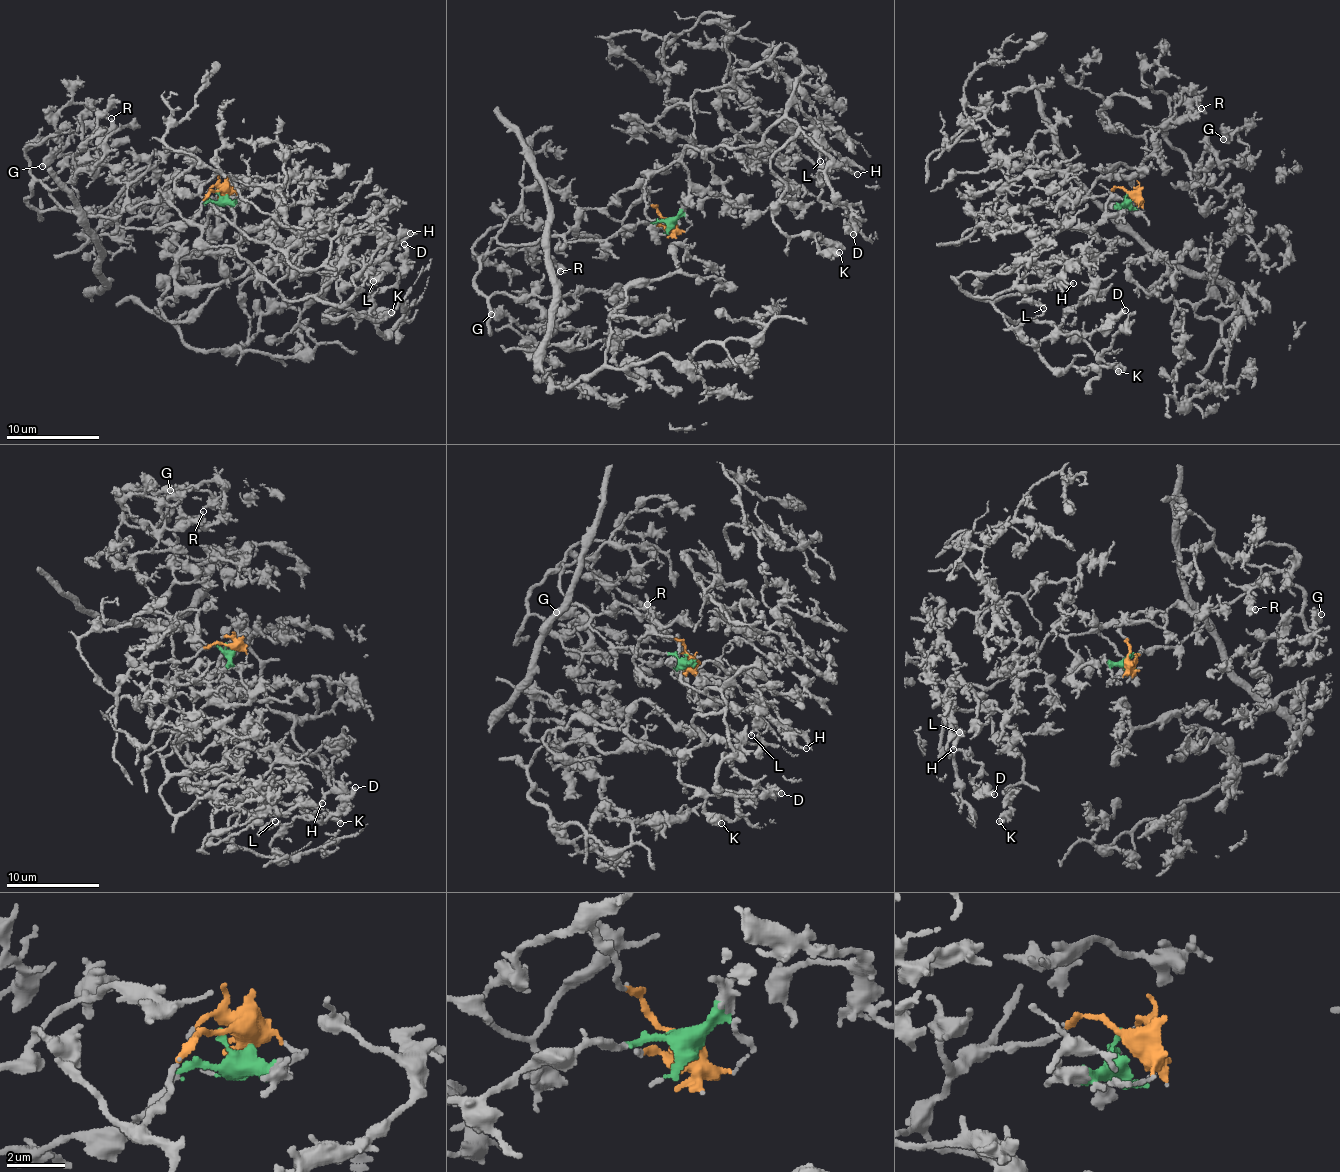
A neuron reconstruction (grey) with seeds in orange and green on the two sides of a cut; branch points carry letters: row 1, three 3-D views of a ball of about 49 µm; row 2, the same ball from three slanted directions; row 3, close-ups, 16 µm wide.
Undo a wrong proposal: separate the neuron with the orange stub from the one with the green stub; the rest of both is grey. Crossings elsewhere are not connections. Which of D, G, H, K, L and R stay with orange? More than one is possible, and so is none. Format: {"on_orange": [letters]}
{"on_orange": ["D", "H", "K", "L"]}

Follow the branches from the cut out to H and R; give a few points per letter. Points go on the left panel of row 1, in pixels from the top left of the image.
H: (217, 191), (194, 218), (204, 241), (234, 248), (288, 300), (337, 307), (353, 298), (367, 271), (410, 233)
R: (217, 191), (187, 220), (157, 228), (66, 210), (41, 181), (87, 156), (112, 118)

